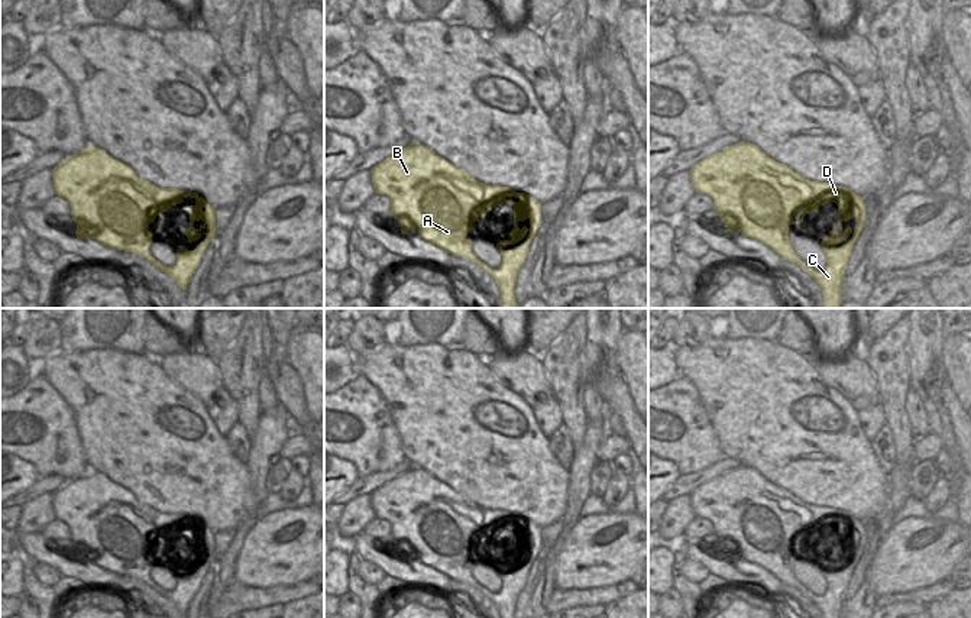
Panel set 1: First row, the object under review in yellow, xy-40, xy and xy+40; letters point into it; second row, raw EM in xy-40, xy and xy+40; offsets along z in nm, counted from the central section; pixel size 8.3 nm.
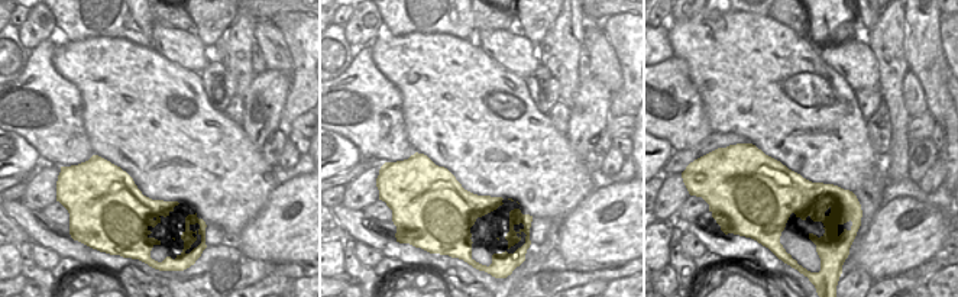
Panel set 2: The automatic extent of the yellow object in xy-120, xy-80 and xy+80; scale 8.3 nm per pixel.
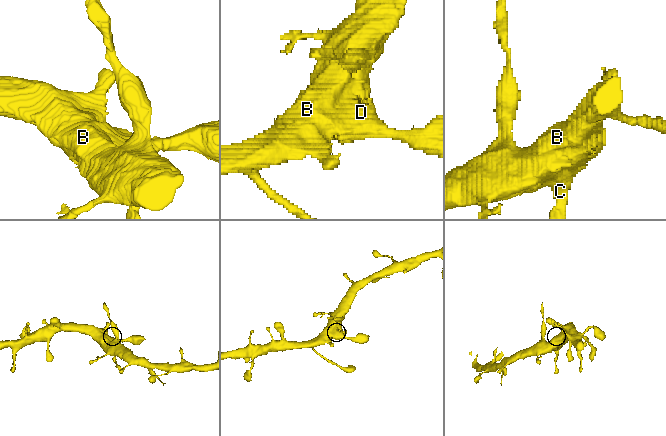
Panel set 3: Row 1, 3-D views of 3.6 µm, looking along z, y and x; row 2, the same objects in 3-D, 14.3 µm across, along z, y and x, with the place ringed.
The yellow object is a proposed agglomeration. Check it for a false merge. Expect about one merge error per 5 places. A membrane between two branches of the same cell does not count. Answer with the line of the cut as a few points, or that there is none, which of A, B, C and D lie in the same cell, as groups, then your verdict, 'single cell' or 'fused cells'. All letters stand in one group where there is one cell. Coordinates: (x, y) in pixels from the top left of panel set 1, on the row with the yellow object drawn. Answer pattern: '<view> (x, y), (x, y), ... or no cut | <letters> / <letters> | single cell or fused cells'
no cut | A B C D | single cell

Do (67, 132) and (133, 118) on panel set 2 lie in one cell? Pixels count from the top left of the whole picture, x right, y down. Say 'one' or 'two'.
two

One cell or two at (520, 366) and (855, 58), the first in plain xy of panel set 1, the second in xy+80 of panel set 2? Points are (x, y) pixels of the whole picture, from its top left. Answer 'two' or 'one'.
one

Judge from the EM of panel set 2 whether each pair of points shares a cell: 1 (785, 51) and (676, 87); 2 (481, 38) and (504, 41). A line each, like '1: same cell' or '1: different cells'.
1: different cells
2: same cell

